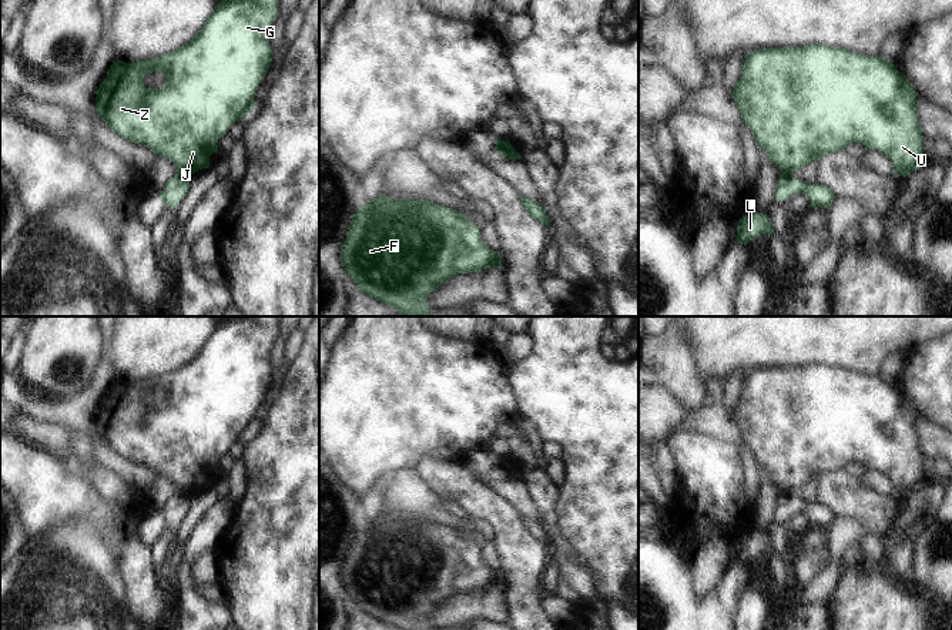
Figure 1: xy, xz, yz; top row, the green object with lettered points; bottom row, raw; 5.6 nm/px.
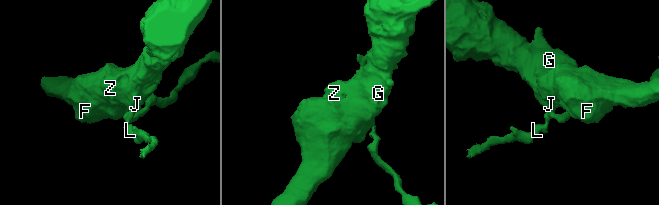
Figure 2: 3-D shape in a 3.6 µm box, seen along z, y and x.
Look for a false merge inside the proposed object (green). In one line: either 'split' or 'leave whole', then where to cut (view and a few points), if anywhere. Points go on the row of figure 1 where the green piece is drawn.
split; cut in xy along (178, 173), (187, 177)

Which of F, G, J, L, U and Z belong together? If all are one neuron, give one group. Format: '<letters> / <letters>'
F G J U Z / L

